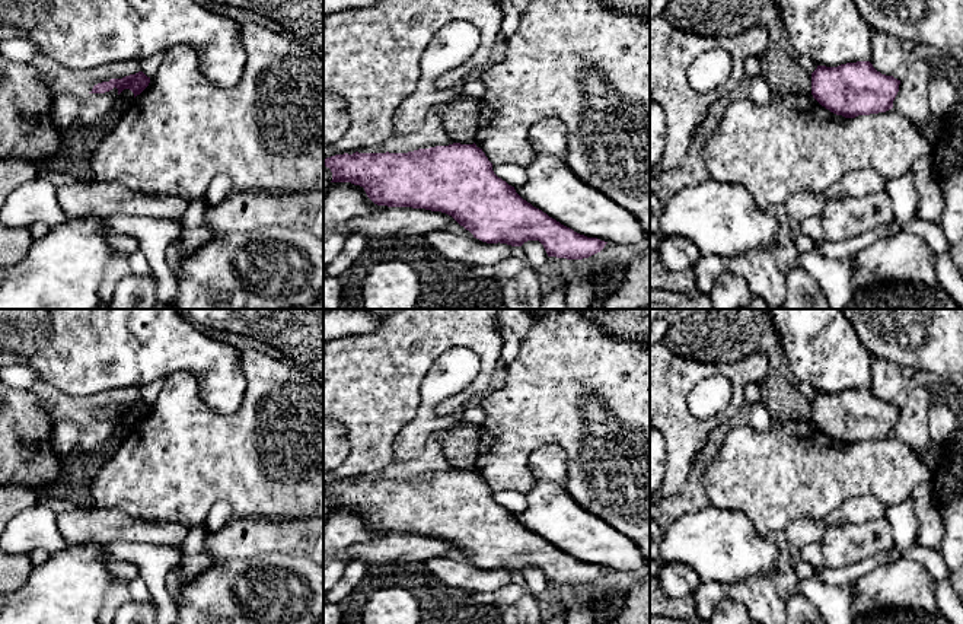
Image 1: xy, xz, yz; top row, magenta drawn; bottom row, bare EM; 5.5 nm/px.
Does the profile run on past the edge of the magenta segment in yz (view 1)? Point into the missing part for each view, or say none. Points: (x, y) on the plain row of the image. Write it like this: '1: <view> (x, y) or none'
1: none

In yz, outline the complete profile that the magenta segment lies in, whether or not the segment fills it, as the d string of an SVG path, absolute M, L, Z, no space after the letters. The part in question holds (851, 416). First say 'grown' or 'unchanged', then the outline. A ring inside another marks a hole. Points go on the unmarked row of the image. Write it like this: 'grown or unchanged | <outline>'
unchanged | M870 388L838 394L817 392L811 421L826 436L845 445L886 439L893 434L900 407L877 398Z

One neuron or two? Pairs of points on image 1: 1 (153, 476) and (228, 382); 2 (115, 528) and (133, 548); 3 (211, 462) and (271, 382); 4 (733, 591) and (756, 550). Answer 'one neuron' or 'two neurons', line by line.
1: two neurons
2: two neurons
3: one neuron
4: two neurons

